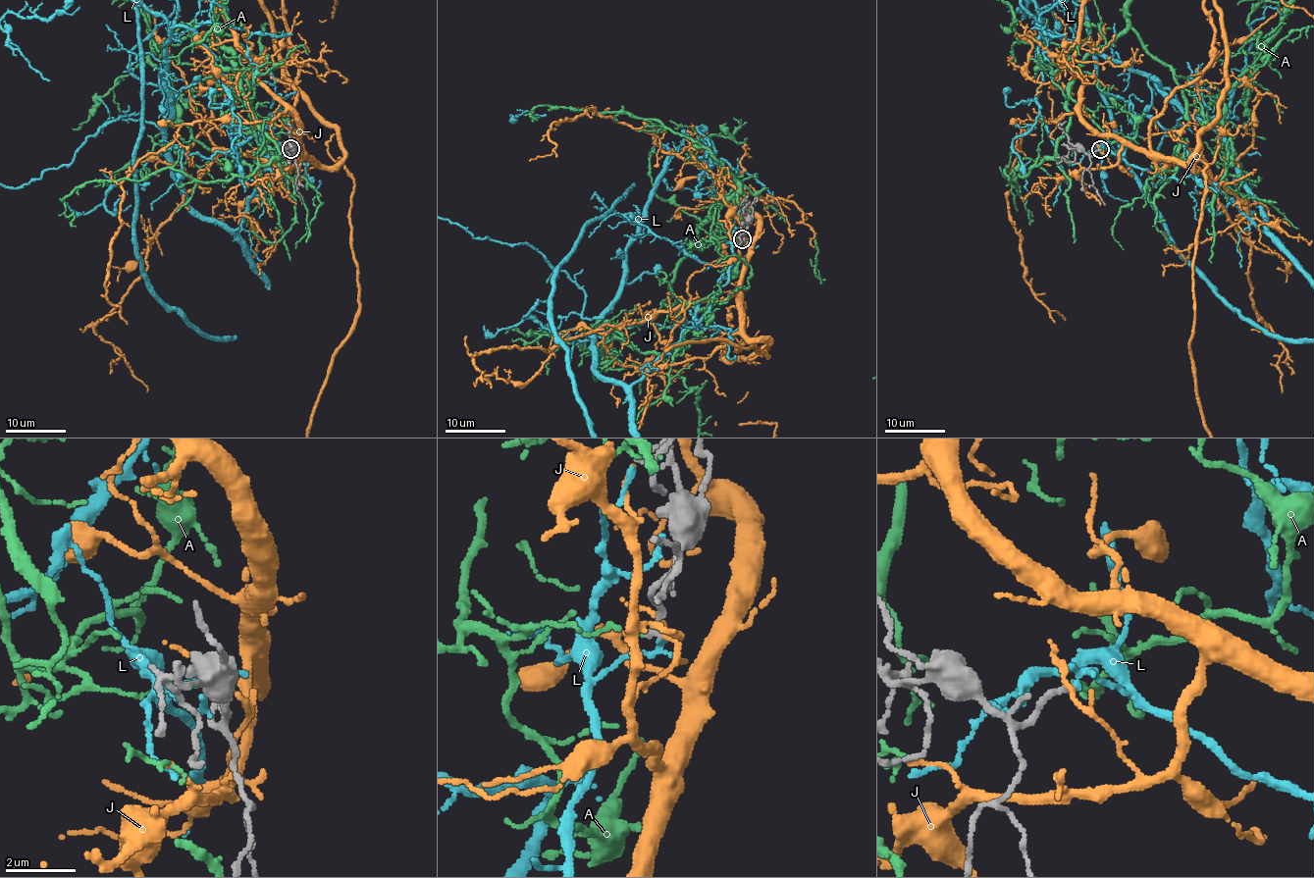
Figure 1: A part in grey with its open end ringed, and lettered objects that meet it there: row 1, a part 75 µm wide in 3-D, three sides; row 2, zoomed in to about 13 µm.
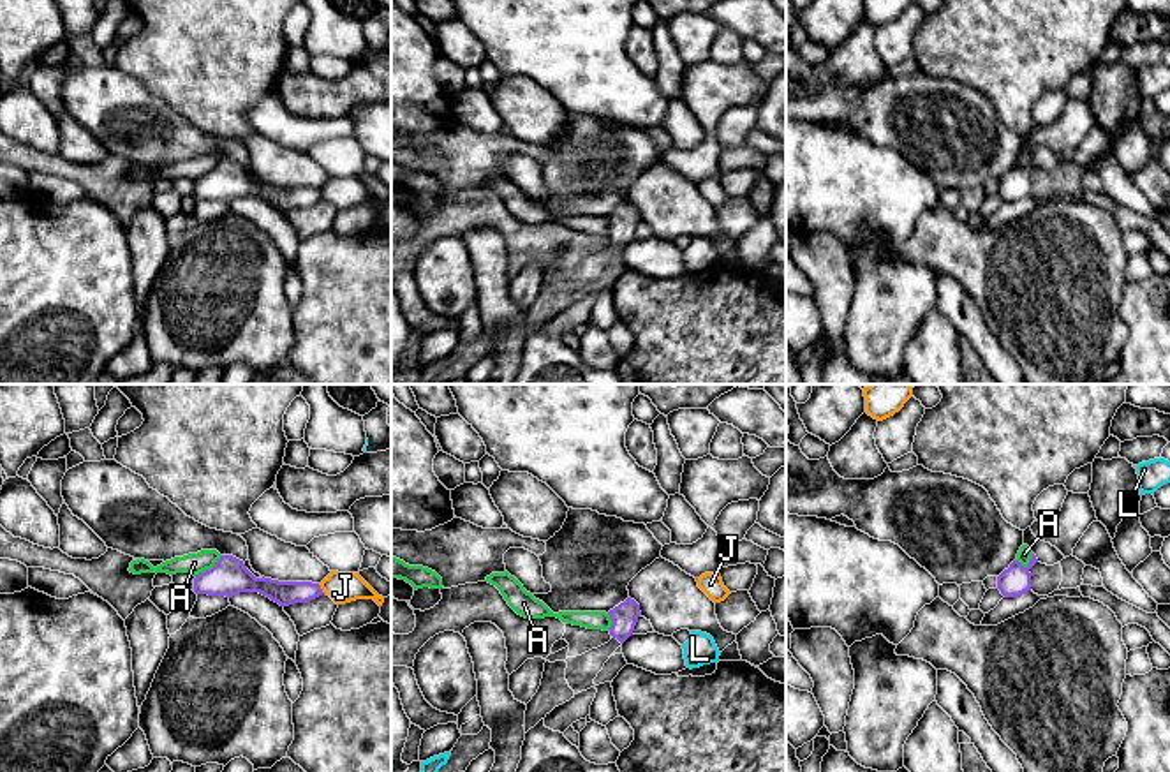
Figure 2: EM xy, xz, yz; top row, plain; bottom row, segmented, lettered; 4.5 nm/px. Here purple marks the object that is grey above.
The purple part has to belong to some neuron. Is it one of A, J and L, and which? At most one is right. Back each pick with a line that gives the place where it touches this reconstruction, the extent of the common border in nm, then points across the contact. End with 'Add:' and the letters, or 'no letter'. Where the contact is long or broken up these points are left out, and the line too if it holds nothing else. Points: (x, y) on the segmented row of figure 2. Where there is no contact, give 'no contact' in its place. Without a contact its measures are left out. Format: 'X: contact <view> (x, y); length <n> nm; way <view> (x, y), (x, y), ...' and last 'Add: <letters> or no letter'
Add: no letter

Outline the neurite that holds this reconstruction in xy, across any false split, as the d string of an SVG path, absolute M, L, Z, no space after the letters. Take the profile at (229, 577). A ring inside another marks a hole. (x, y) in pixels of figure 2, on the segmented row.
M220 555L211 569L196 575L194 592L226 598L233 598L240 592L259 592L280 606L307 603L324 594L321 585L312 582L255 578L245 568L243 560L233 555Z

